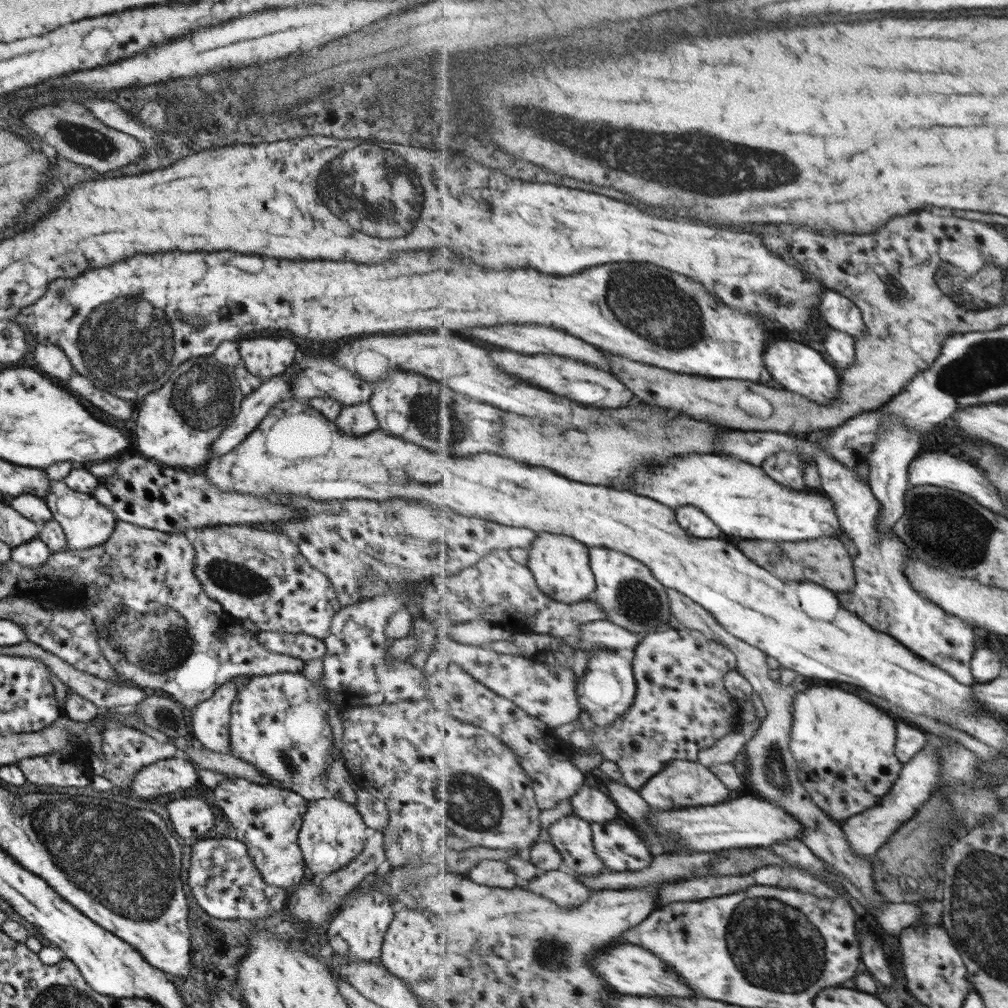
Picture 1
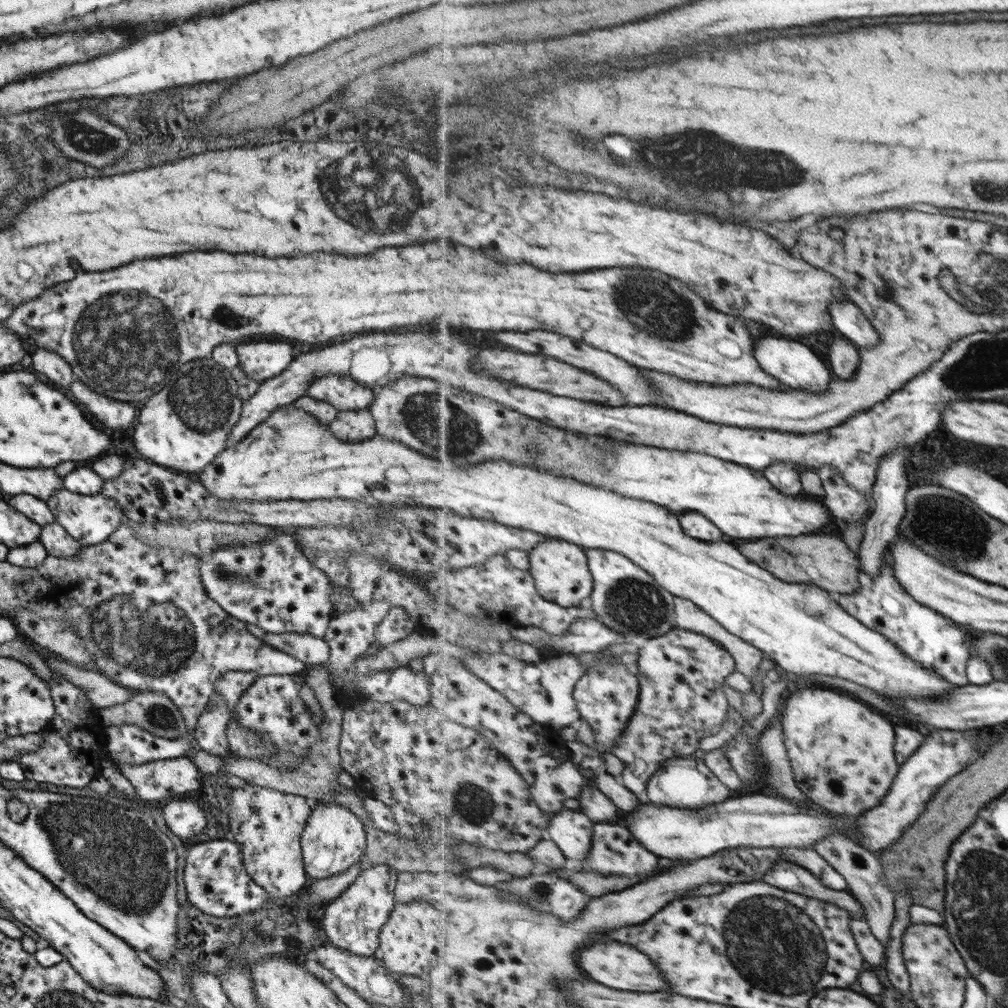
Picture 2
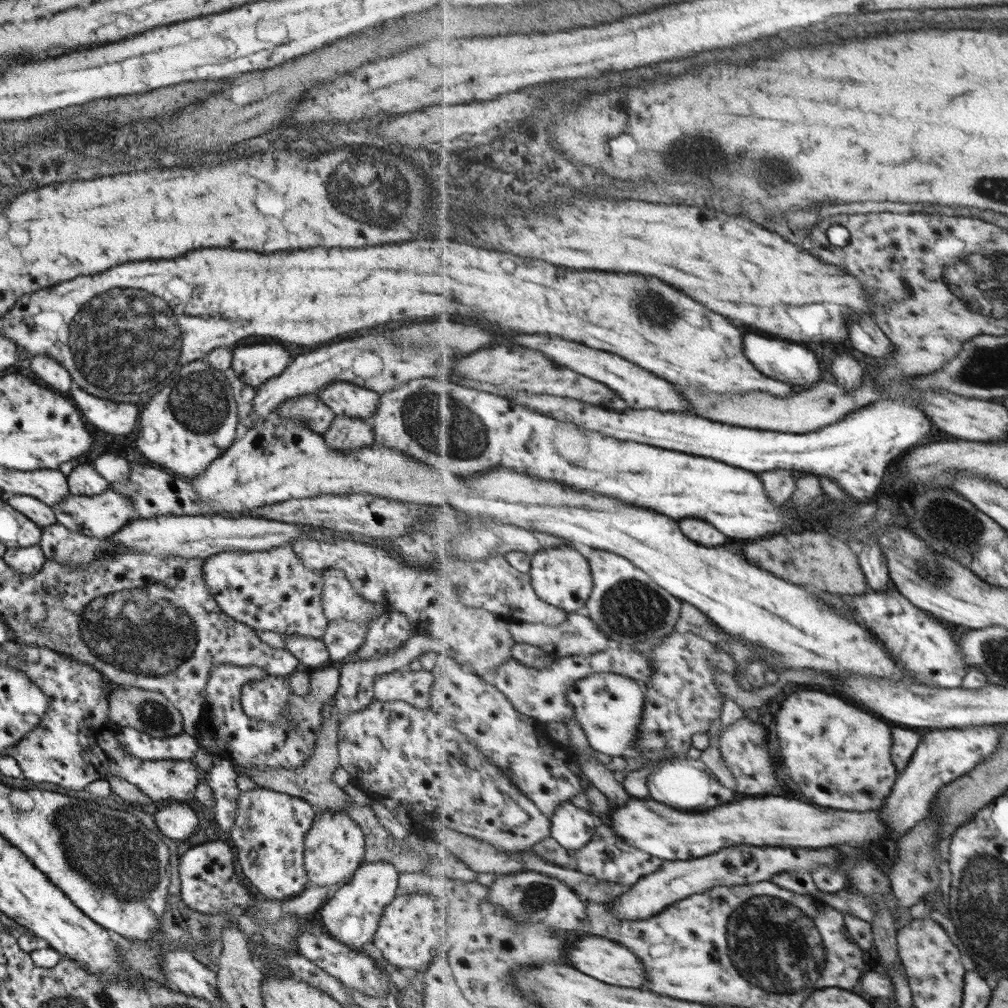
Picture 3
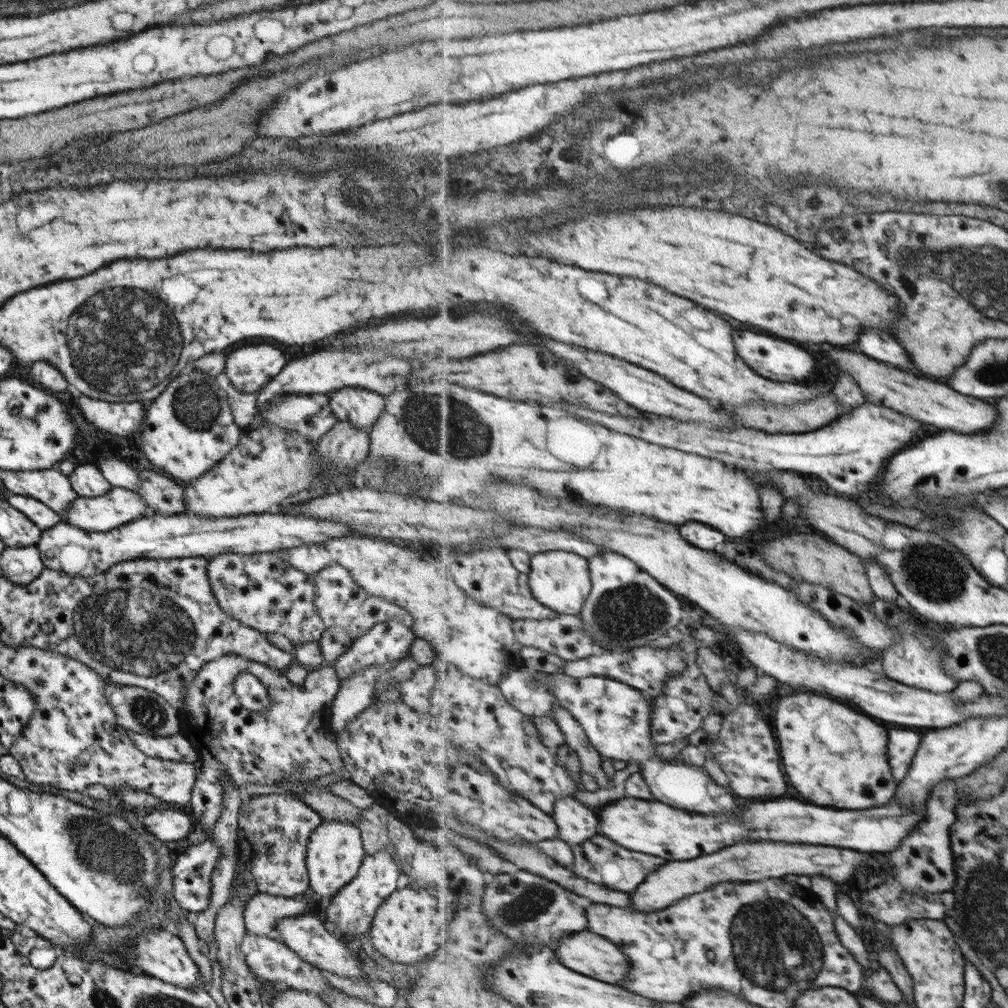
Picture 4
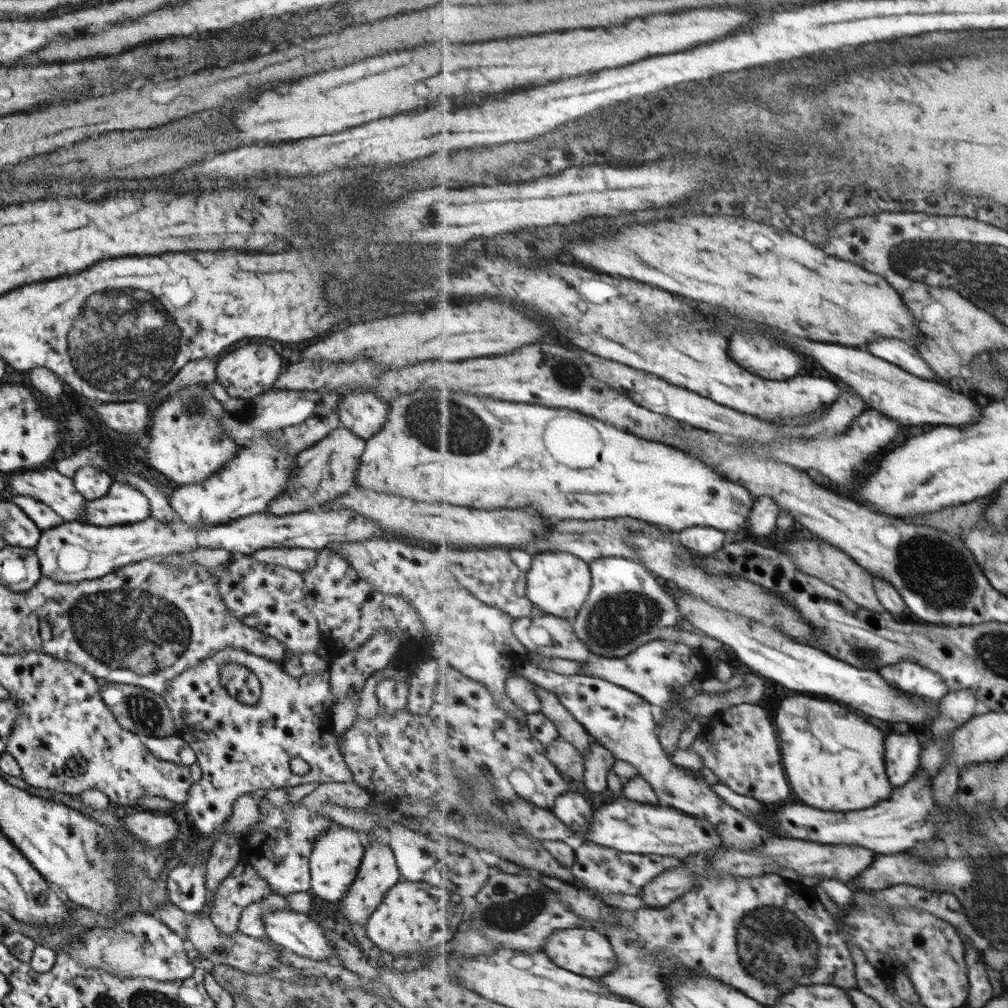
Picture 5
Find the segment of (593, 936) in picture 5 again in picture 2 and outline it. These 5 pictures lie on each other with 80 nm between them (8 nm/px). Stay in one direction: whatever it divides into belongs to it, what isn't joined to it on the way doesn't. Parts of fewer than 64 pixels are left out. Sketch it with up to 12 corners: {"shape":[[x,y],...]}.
{"shape":[[597,940],[578,954],[605,986],[663,992],[669,986],[641,950]]}

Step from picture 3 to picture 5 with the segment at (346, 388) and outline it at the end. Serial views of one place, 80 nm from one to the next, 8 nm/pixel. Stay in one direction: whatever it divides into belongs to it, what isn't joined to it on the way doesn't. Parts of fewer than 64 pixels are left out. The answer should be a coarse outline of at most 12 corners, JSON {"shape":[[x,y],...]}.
{"shape":[[371,392],[337,401],[343,428],[367,441],[381,430],[388,403]]}

